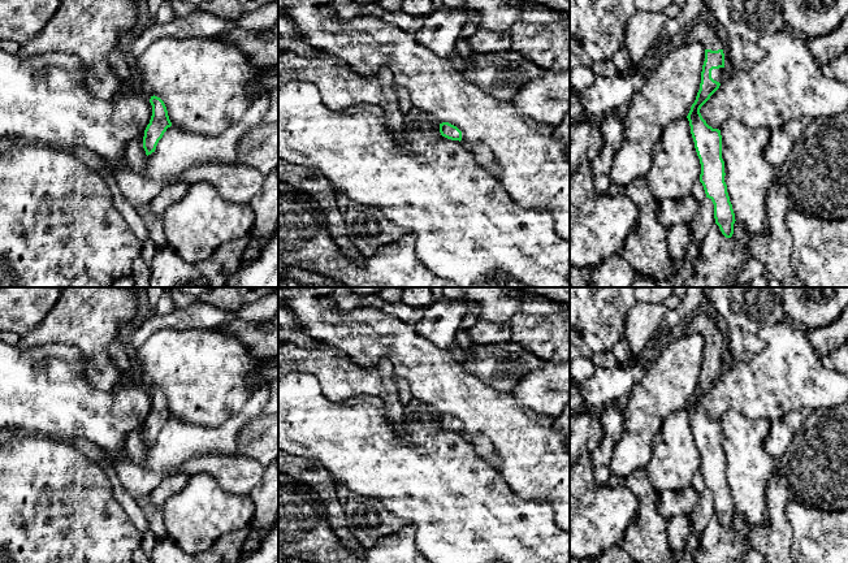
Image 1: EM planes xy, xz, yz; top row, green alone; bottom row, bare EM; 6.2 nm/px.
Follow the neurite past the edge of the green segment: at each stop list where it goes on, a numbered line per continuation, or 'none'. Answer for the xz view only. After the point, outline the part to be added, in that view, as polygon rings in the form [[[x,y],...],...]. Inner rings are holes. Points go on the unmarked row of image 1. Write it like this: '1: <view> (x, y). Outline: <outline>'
none

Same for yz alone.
1: yz (717, 366). Outline: [[[726,359],[713,360],[711,361],[711,369],[719,374],[723,373],[724,368],[727,365]]]

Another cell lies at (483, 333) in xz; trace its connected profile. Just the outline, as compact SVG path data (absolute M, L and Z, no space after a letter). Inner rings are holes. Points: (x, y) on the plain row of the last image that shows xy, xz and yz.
M480 319L467 333L476 346L505 343L511 337L509 322L492 322L484 319Z

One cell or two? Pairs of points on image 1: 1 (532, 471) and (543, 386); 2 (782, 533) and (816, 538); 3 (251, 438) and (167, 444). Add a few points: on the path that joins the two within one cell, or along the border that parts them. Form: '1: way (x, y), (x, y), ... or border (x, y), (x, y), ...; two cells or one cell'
1: border (514, 395), (522, 405), (556, 418); two cells
2: border (786, 505), (786, 520), (791, 528), (791, 549); two cells
3: border (258, 415), (241, 431), (237, 454); two cells

